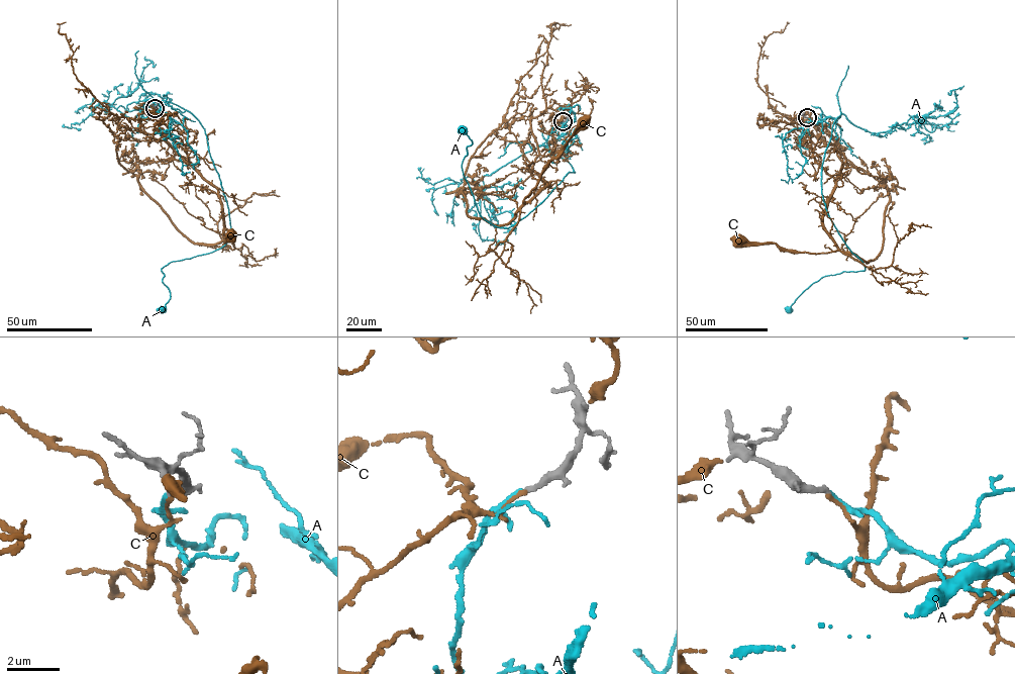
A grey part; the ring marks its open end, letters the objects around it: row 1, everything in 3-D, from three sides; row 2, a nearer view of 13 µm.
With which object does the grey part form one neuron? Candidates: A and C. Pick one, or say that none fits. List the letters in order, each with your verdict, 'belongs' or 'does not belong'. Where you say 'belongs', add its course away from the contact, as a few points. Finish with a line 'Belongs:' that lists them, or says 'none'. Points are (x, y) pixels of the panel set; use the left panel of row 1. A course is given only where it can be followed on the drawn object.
A: belongs; course (155, 108), (172, 102), (204, 129), (230, 226), (222, 247), (161, 268), (171, 296), (161, 308)
C: does not belong
Belongs: A

